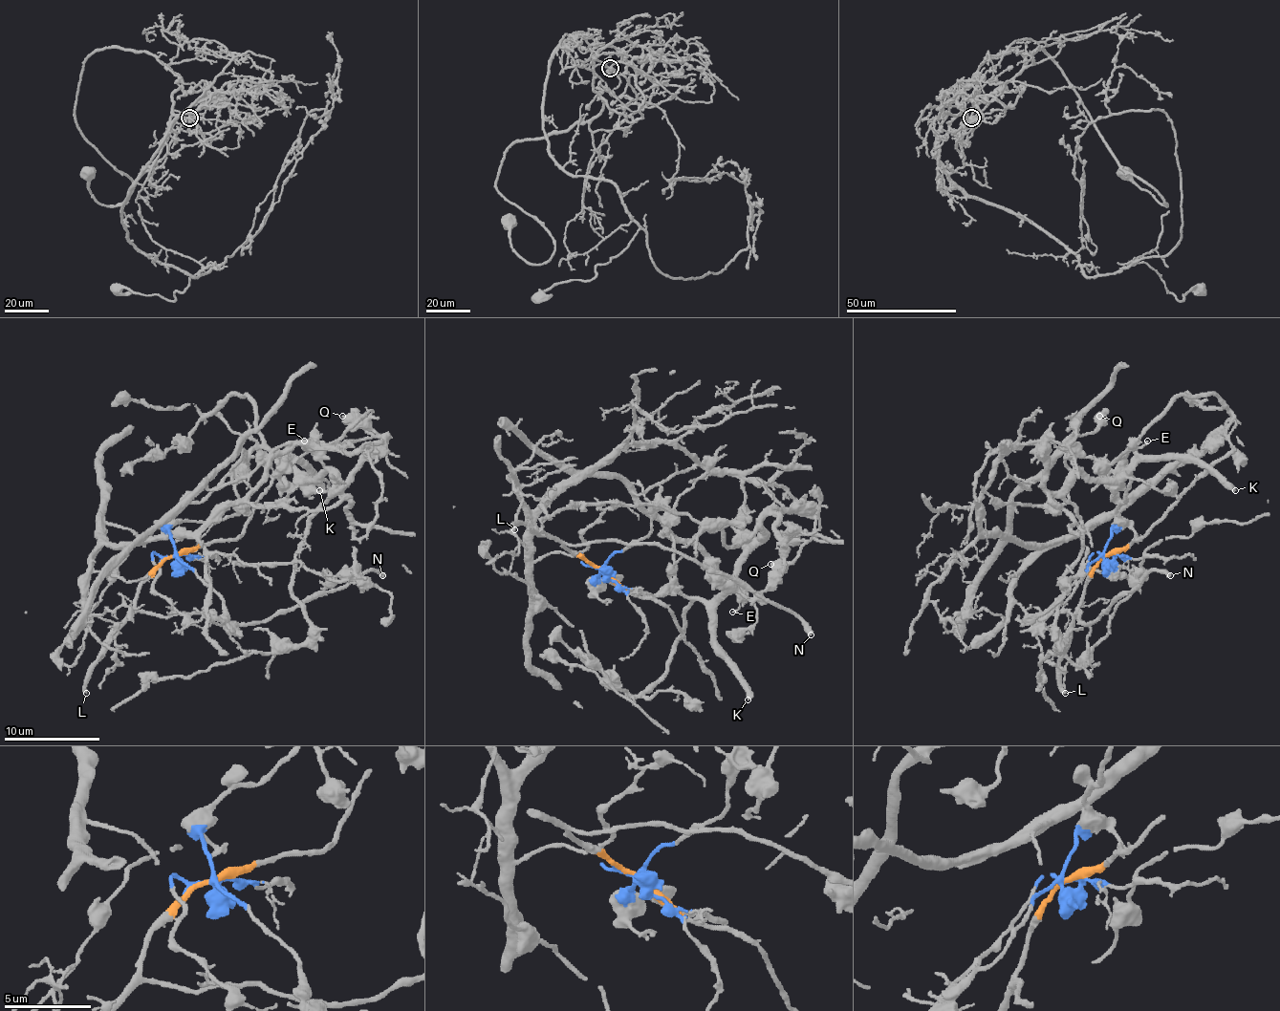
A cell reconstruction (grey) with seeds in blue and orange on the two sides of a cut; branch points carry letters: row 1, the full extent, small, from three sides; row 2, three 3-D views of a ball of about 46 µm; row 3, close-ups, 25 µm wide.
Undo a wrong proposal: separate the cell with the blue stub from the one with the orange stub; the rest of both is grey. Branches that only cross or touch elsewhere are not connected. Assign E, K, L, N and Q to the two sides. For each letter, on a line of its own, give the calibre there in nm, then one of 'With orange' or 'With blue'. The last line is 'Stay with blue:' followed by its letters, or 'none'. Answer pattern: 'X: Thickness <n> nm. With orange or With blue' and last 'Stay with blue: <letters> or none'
E: Thickness 150 nm. With blue
K: Thickness 400 nm. With blue
L: Thickness 360 nm. With orange
N: Thickness 420 nm. With orange
Q: Thickness 600 nm. With blue
Stay with blue: E, K, Q

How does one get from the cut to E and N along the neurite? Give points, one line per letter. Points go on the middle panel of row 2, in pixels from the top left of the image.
E: (601, 570), (599, 577), (631, 590), (705, 599), (720, 592), (712, 570), (736, 592), (731, 612)
N: (601, 570), (563, 544), (592, 542), (676, 548), (744, 580), (755, 592), (796, 616), (811, 635)

